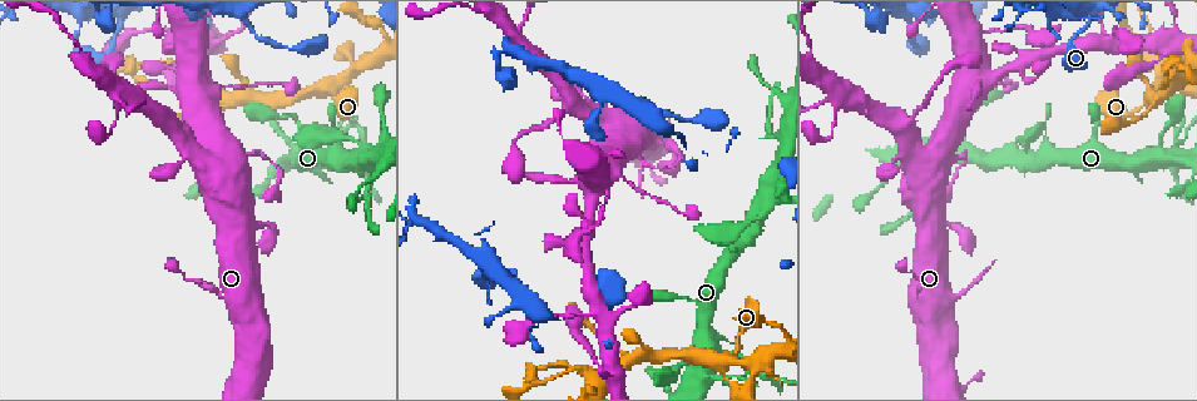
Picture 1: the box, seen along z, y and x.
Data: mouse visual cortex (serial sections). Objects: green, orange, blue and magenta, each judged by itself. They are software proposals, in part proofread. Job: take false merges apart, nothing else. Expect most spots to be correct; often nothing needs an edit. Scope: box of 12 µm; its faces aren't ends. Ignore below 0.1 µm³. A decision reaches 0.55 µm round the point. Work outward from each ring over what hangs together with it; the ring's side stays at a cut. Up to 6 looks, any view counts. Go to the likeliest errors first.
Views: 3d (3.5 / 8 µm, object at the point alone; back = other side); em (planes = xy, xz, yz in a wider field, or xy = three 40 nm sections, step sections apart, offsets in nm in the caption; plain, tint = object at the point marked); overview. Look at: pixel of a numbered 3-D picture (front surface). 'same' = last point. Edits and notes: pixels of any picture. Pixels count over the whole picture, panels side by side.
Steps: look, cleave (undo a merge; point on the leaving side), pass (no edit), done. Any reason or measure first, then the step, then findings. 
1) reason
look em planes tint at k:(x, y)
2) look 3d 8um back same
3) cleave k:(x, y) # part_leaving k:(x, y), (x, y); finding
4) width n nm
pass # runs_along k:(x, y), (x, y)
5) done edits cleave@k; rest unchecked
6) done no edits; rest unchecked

thin neck
look 3d 8um at 1:(329, 171)

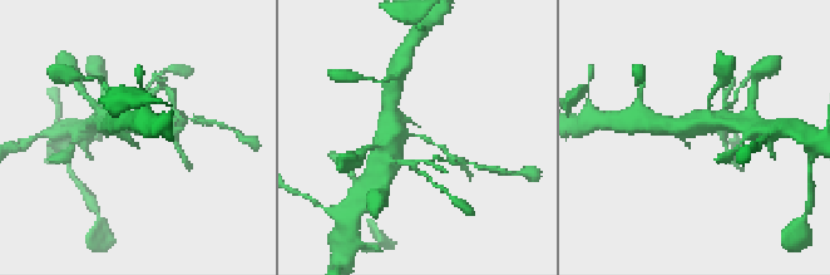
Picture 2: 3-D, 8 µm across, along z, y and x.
arm_widths 150, 500 nm; now the EM
look em xy step 2 tint at 2:(138, 133)

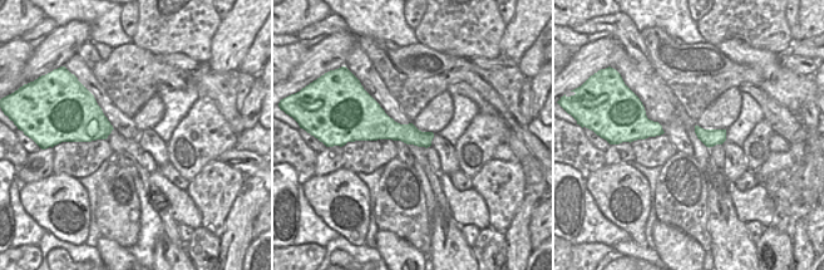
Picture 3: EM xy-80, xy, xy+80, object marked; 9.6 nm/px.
cleave 2:(451, 158) # border 3:(405, 124), (405, 132), (400, 140); two cells meet here

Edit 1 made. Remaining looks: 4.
sudden change in width
look 3d 8um at 1:(728, 362)

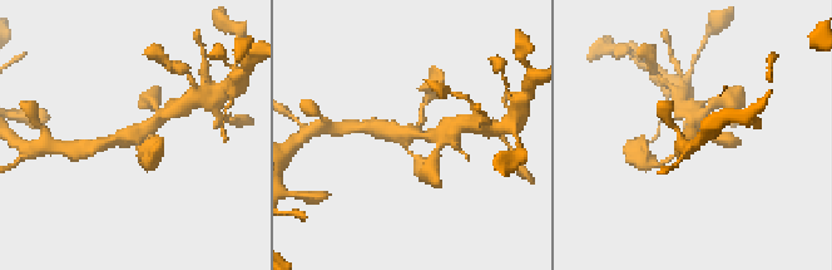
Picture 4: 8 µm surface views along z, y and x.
zoom in
look 3d 3.5um at 4:(412, 131)

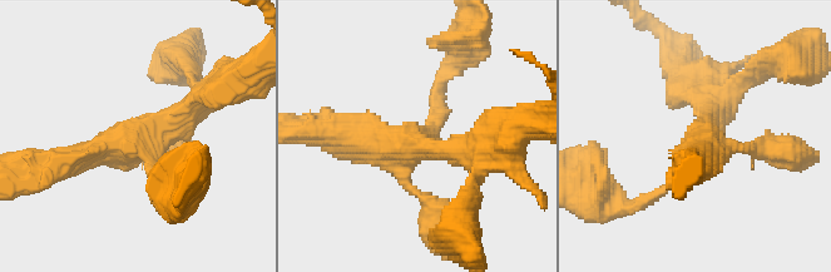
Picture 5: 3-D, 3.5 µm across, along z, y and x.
arms 4; arm_widths 150, 150, 350, 350 nm; shape alone is not enough
look em xy step 1 tint at 5:(419, 145)

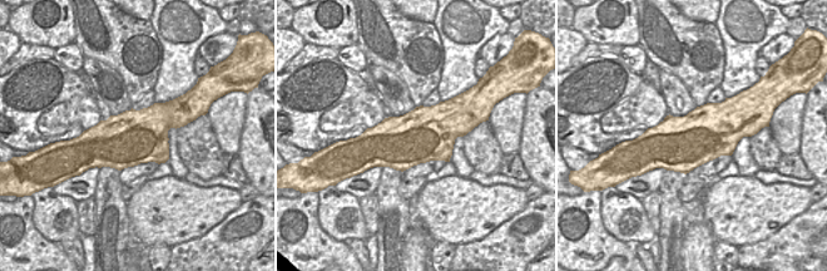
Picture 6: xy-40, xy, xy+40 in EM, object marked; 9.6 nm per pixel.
pass # one cell here

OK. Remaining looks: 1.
done edits cleave@2; rest unchecked

